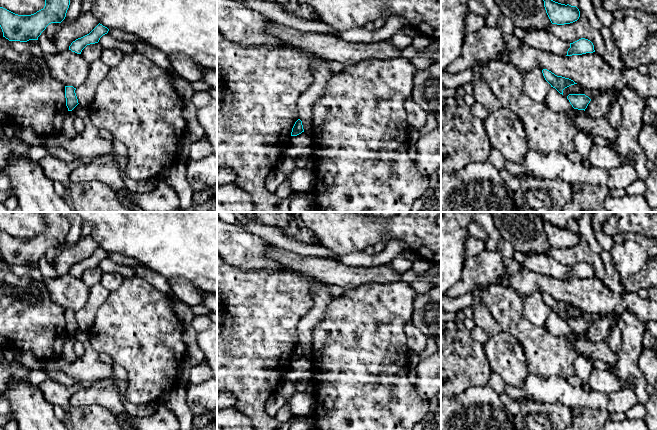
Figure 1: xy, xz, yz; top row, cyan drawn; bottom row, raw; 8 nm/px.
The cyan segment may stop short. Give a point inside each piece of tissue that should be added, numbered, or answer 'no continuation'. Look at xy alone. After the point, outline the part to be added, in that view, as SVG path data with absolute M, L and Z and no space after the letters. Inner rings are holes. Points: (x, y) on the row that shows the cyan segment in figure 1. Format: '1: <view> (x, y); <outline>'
no continuation

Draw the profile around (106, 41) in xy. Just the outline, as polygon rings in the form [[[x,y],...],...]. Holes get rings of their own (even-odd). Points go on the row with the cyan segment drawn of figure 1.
[[[109,33],[103,35],[98,43],[101,44],[103,49],[115,47],[120,49],[123,53],[133,53],[136,51],[133,44],[124,41],[118,41],[114,39]]]

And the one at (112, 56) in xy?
[[[110,47],[107,49],[103,49],[100,60],[111,68],[117,66],[120,63],[123,55],[124,53],[120,49]]]

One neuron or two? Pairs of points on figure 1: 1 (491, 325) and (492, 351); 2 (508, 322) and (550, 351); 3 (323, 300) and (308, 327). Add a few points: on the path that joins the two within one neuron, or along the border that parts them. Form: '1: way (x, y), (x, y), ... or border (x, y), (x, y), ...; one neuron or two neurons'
1: border (502, 331), (490, 337); two neurons
2: way (518, 326), (540, 346); one neuron
3: way (319, 307), (317, 314), (311, 320); one neuron

